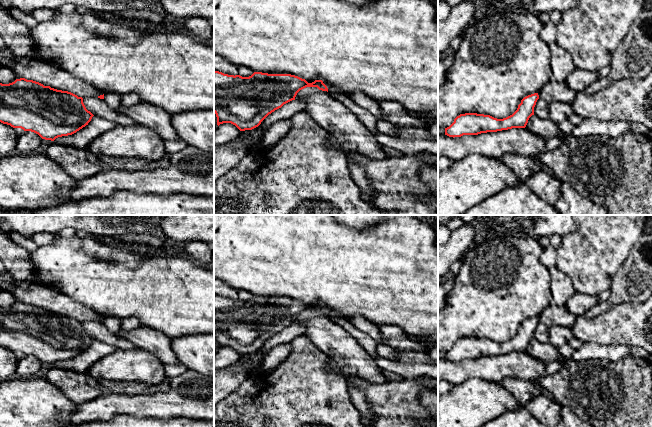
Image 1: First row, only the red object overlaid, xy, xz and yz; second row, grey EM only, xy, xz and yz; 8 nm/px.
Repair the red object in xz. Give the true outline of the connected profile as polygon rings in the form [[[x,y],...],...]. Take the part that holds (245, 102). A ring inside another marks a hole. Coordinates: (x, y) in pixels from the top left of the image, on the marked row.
[[[214,71],[214,113],[217,117],[217,125],[231,123],[240,131],[252,130],[269,114],[295,100],[297,93],[306,87],[317,87],[328,92],[322,80],[308,83],[305,79],[291,74],[254,72],[249,77],[242,77]]]

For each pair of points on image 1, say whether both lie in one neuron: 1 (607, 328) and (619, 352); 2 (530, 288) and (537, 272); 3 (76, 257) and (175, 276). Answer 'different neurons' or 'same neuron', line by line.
1: different neurons
2: same neuron
3: same neuron

